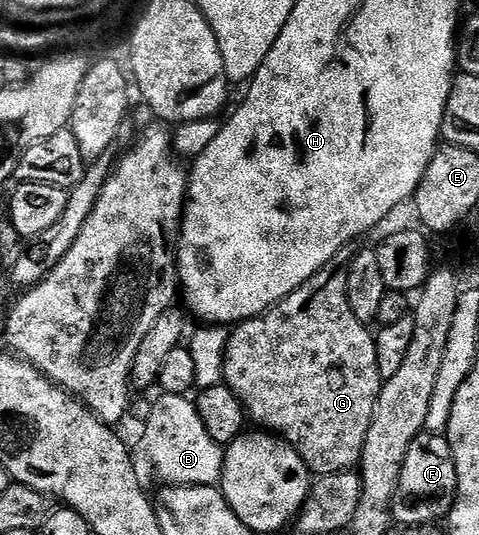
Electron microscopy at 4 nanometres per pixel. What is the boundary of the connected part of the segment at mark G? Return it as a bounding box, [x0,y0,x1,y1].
[224,246,383,478]

